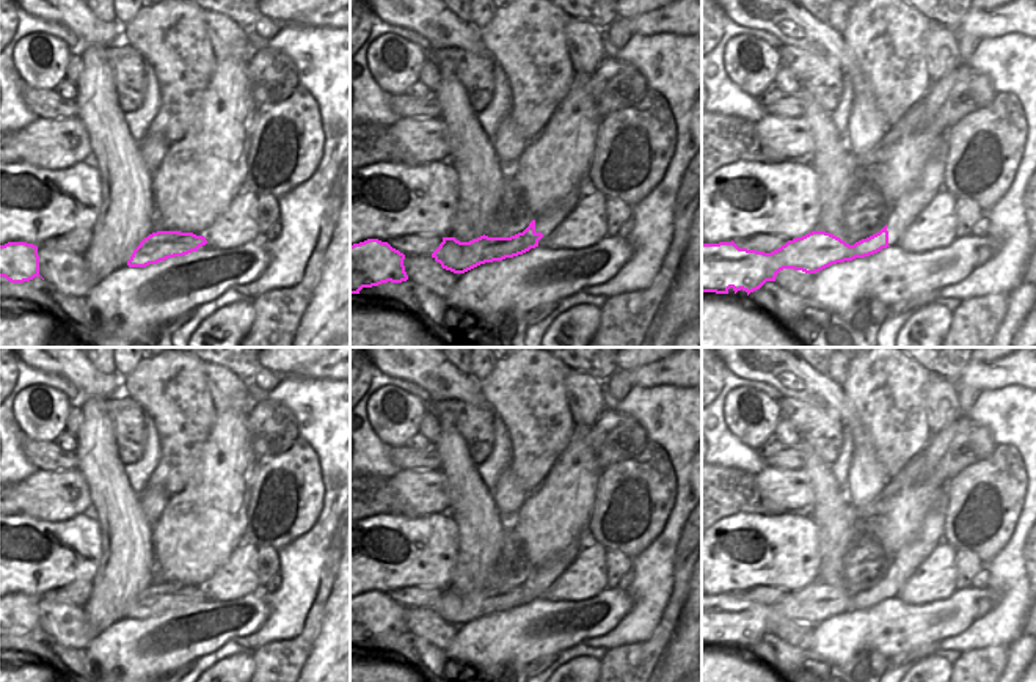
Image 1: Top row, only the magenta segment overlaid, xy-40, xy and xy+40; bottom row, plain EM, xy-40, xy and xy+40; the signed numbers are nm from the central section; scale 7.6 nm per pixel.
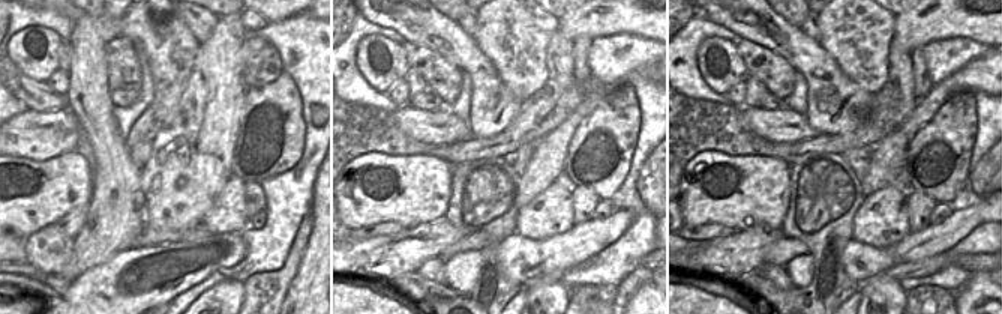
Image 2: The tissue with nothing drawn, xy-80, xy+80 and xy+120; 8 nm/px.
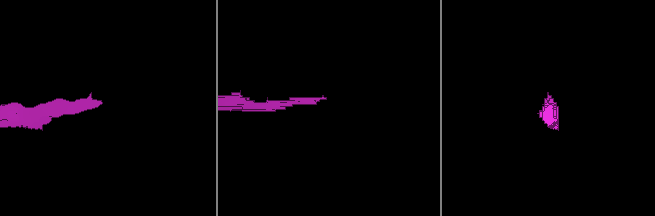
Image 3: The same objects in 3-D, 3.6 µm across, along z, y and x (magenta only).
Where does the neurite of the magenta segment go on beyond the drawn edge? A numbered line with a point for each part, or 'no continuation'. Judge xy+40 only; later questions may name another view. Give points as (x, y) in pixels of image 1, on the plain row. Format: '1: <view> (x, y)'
no continuation.

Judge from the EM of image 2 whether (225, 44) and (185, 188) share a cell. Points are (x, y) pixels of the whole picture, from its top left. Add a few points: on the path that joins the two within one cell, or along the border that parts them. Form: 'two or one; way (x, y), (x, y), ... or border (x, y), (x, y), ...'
one; way (216, 80), (216, 93), (195, 152)

